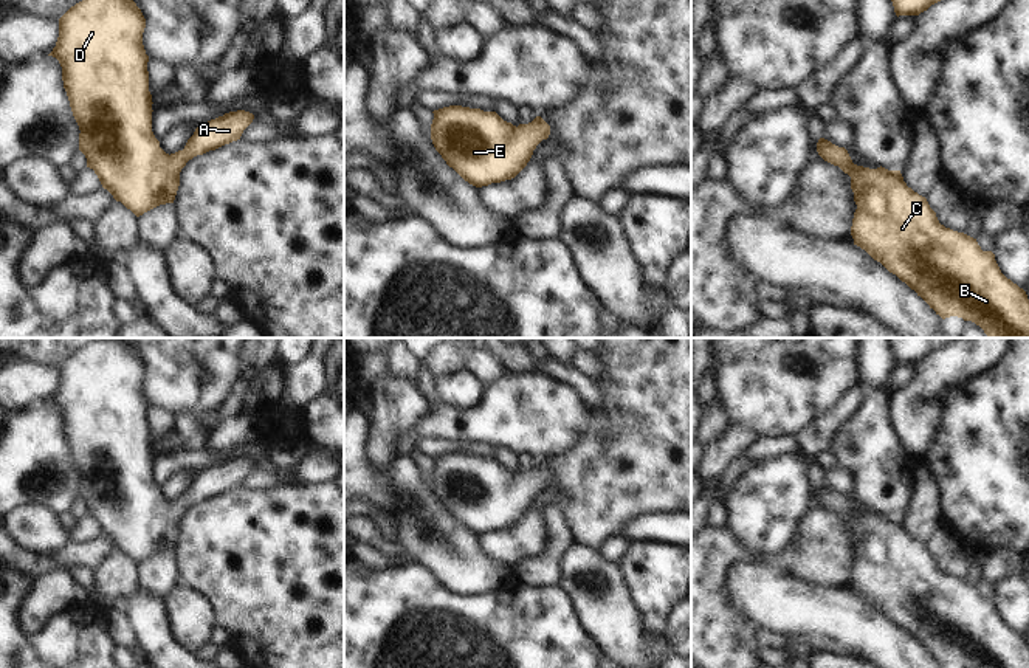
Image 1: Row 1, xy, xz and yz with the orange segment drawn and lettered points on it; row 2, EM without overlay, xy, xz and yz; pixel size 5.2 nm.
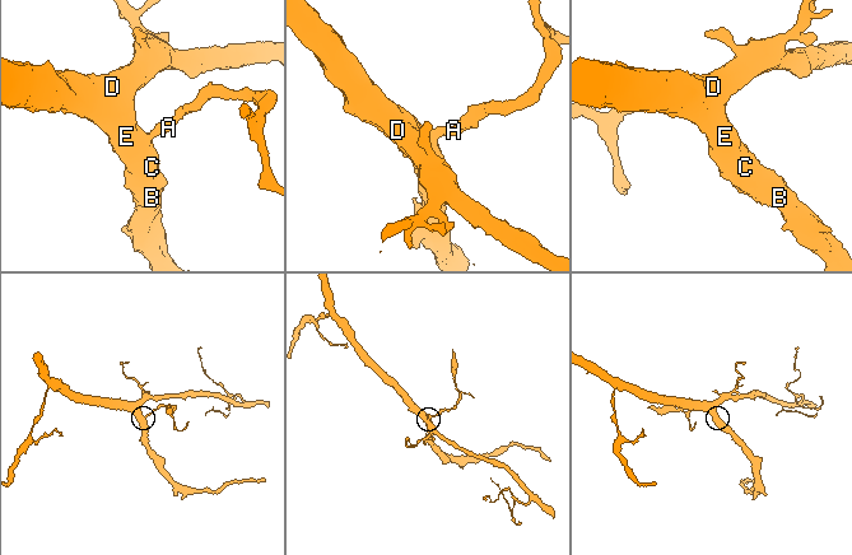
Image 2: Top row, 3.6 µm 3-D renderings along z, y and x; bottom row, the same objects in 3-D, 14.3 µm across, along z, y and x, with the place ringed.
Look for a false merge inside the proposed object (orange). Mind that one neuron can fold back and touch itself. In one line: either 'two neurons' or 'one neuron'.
one neuron

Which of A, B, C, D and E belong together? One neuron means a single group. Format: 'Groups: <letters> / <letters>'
Groups: A B C D E

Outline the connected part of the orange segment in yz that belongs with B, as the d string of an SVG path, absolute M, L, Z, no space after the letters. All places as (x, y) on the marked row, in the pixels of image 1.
M824 138L818 139L817 152L824 161L838 166L851 177L851 189L857 205L851 226L854 245L865 250L874 260L914 290L942 319L958 316L972 321L984 330L987 338L1029 338L1029 299L1026 291L1001 273L995 254L983 251L976 239L941 225L927 198L907 186L900 170L888 170L882 166L877 169L857 166L845 147L838 147Z

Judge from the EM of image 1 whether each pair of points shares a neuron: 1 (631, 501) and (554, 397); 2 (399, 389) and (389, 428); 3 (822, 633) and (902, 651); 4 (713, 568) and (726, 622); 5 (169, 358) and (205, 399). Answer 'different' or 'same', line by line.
1: different
2: same
3: same
4: same
5: same

